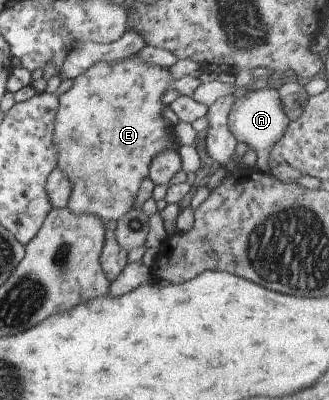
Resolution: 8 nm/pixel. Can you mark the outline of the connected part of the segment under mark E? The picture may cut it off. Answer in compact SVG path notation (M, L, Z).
M130 56L116 62L89 66L86 72L73 80L71 88L58 97L59 107L54 121L55 161L56 167L71 184L66 208L77 215L117 221L133 207L138 185L147 177L150 159L164 149L176 152L172 126L167 126L160 118L164 104L158 100L171 84L166 67L148 67Z

